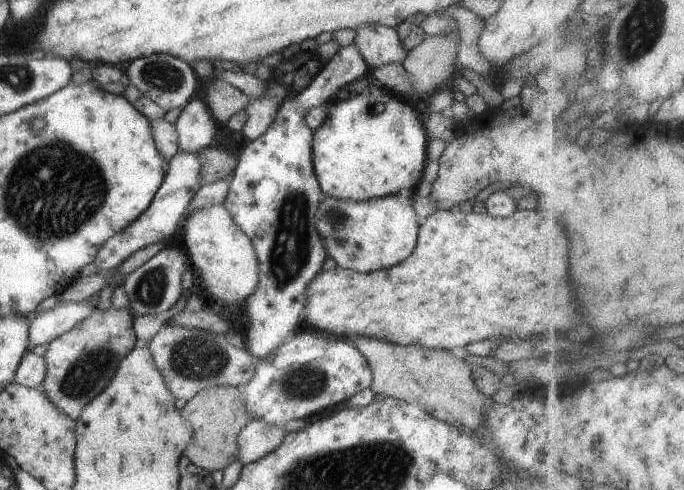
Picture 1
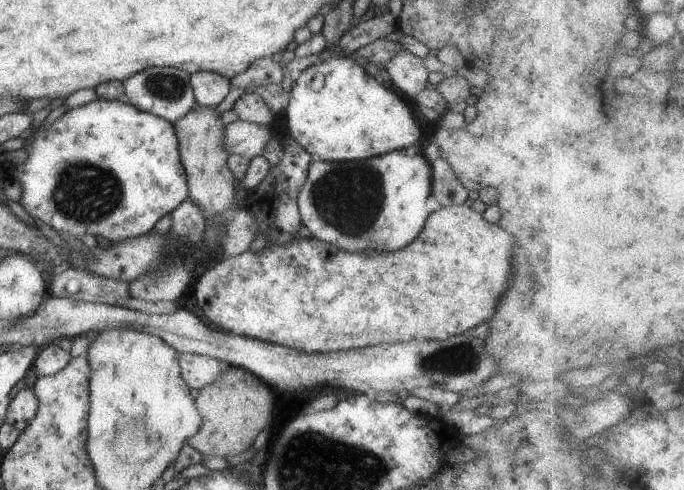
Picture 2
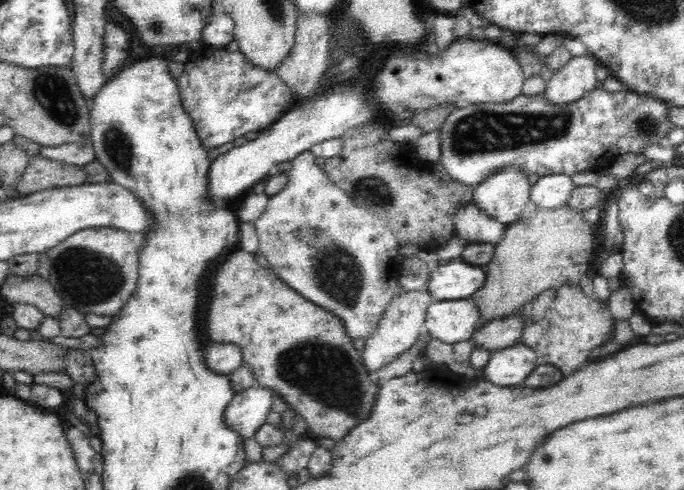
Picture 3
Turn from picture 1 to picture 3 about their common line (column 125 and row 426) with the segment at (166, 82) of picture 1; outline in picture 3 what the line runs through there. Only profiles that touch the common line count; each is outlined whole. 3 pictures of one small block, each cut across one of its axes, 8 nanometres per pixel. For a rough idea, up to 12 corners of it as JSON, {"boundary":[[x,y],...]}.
{"boundary":[[66,424],[66,438],[80,470],[101,474],[103,456],[78,428]]}

